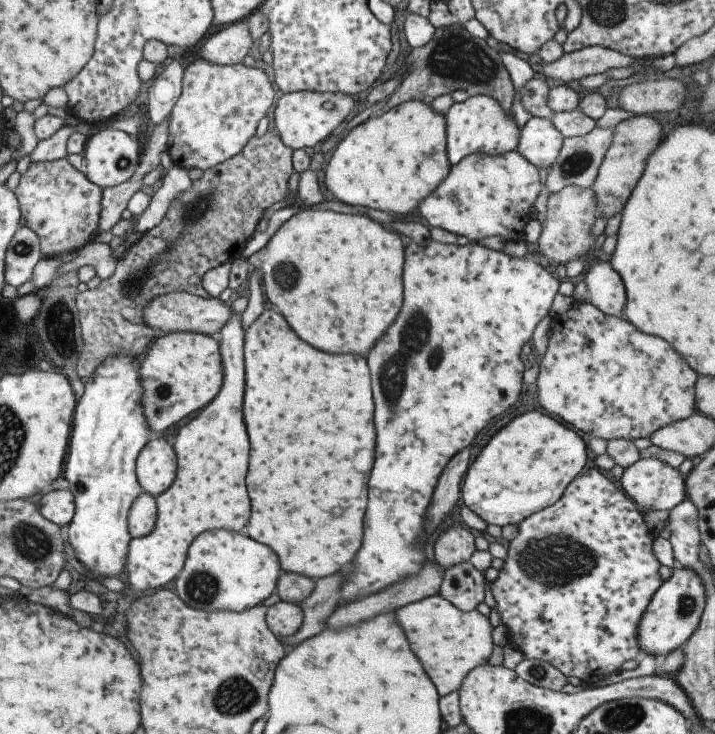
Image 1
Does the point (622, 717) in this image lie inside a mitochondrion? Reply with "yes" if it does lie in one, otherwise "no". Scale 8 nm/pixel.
yes

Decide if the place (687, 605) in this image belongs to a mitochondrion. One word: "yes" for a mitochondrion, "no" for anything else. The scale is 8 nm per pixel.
yes

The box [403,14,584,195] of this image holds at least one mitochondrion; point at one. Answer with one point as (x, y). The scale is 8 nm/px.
(455, 57)

